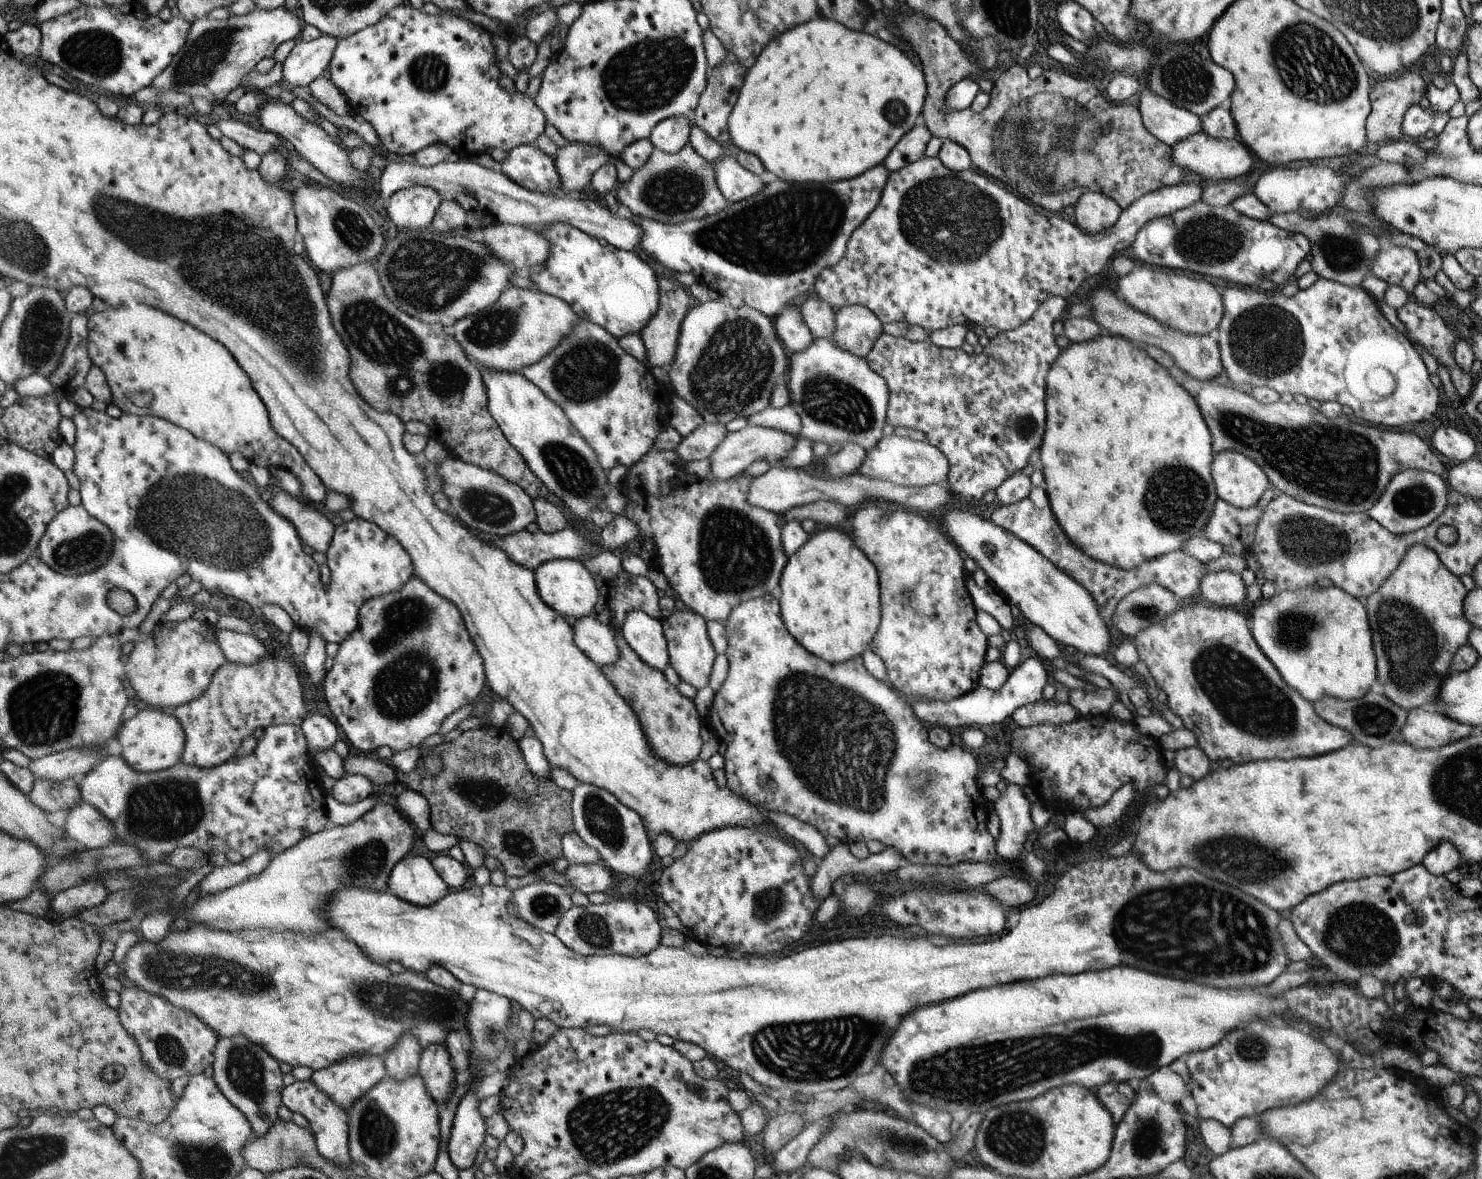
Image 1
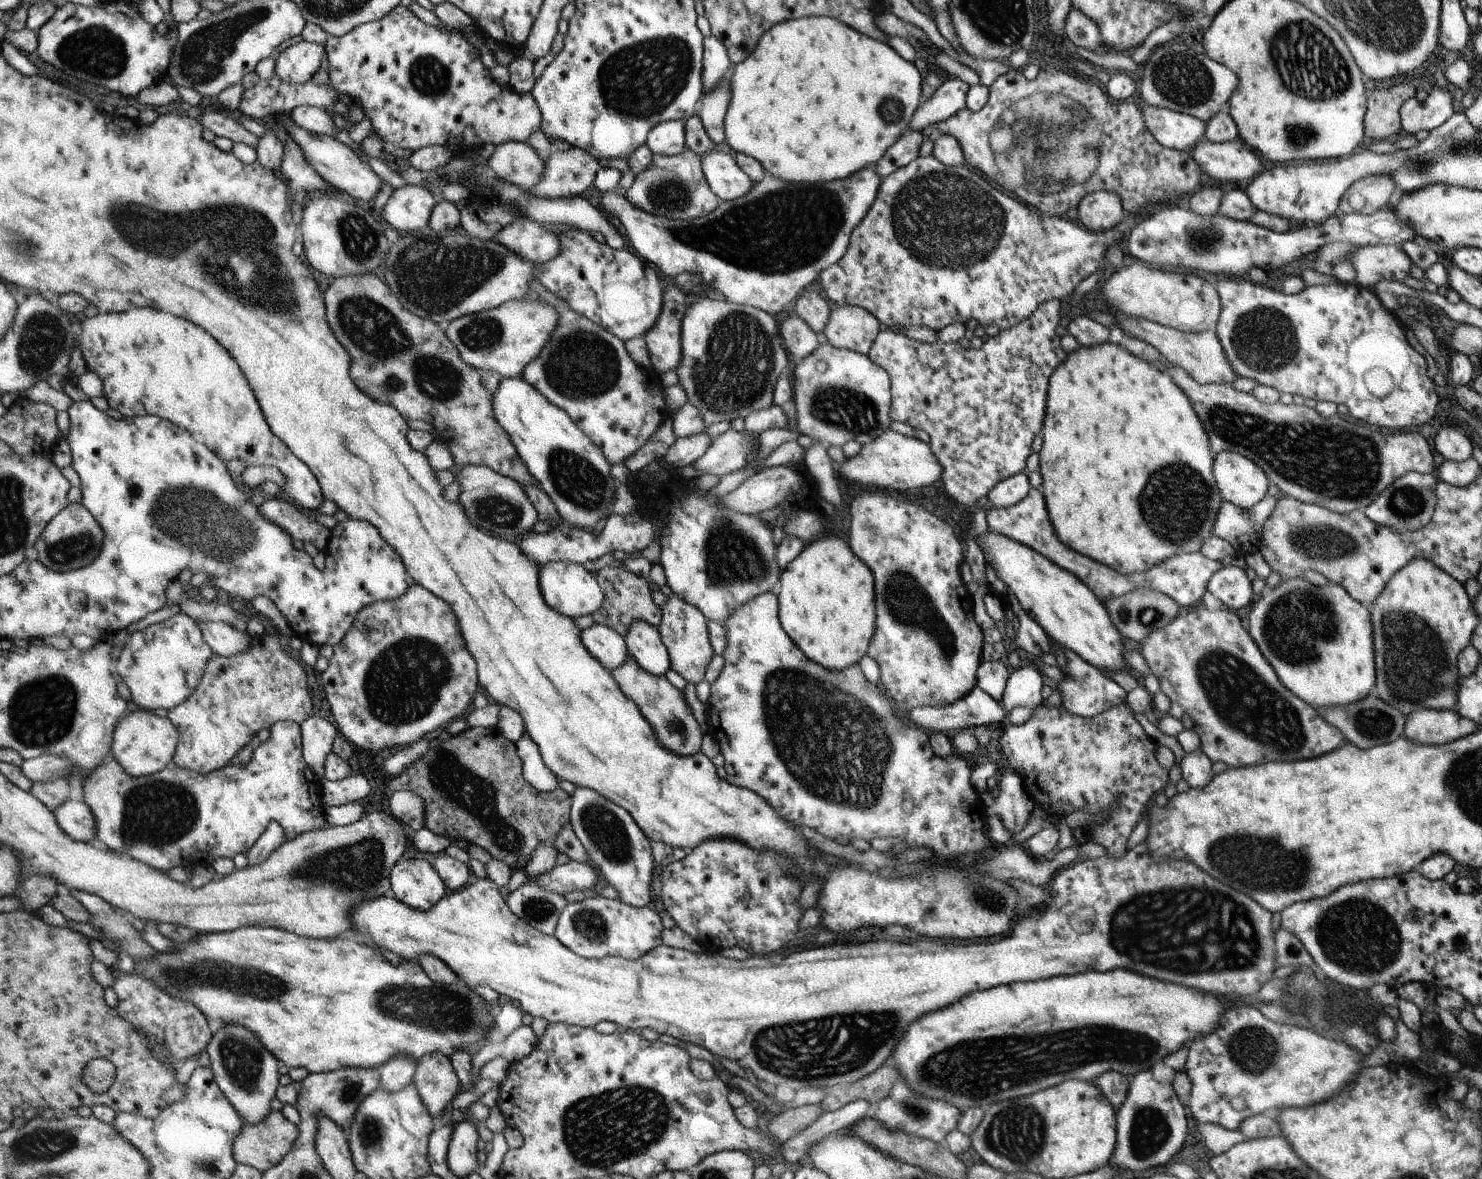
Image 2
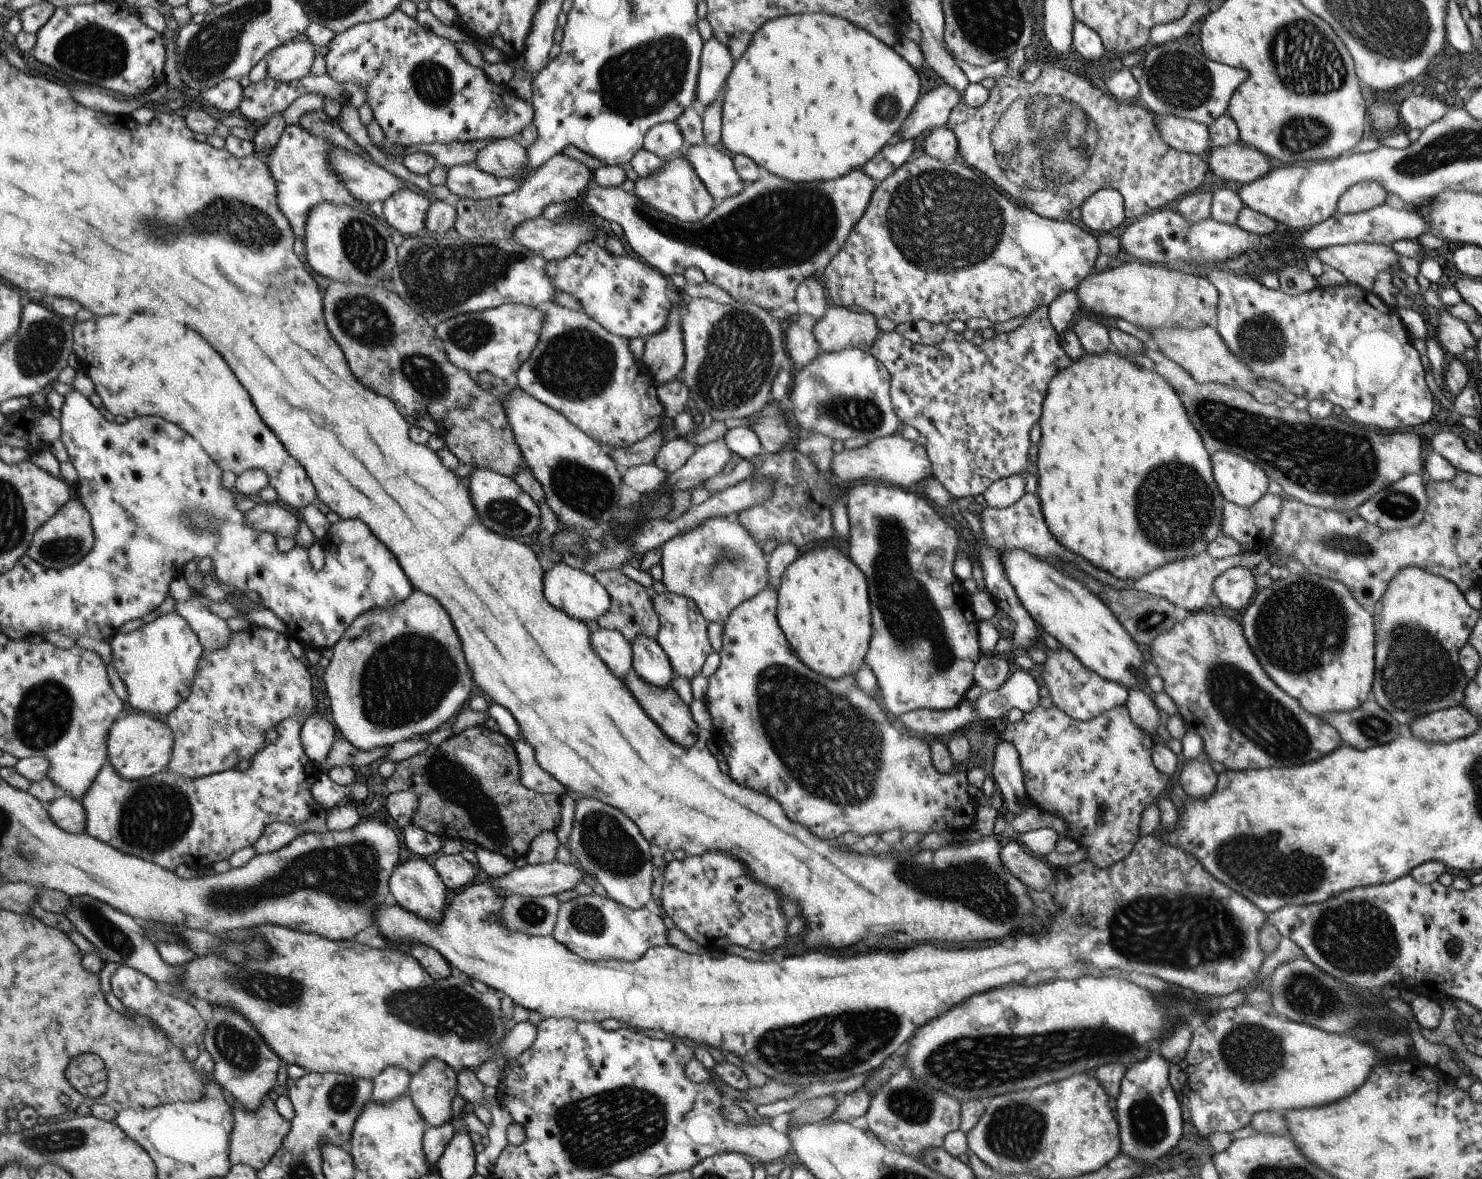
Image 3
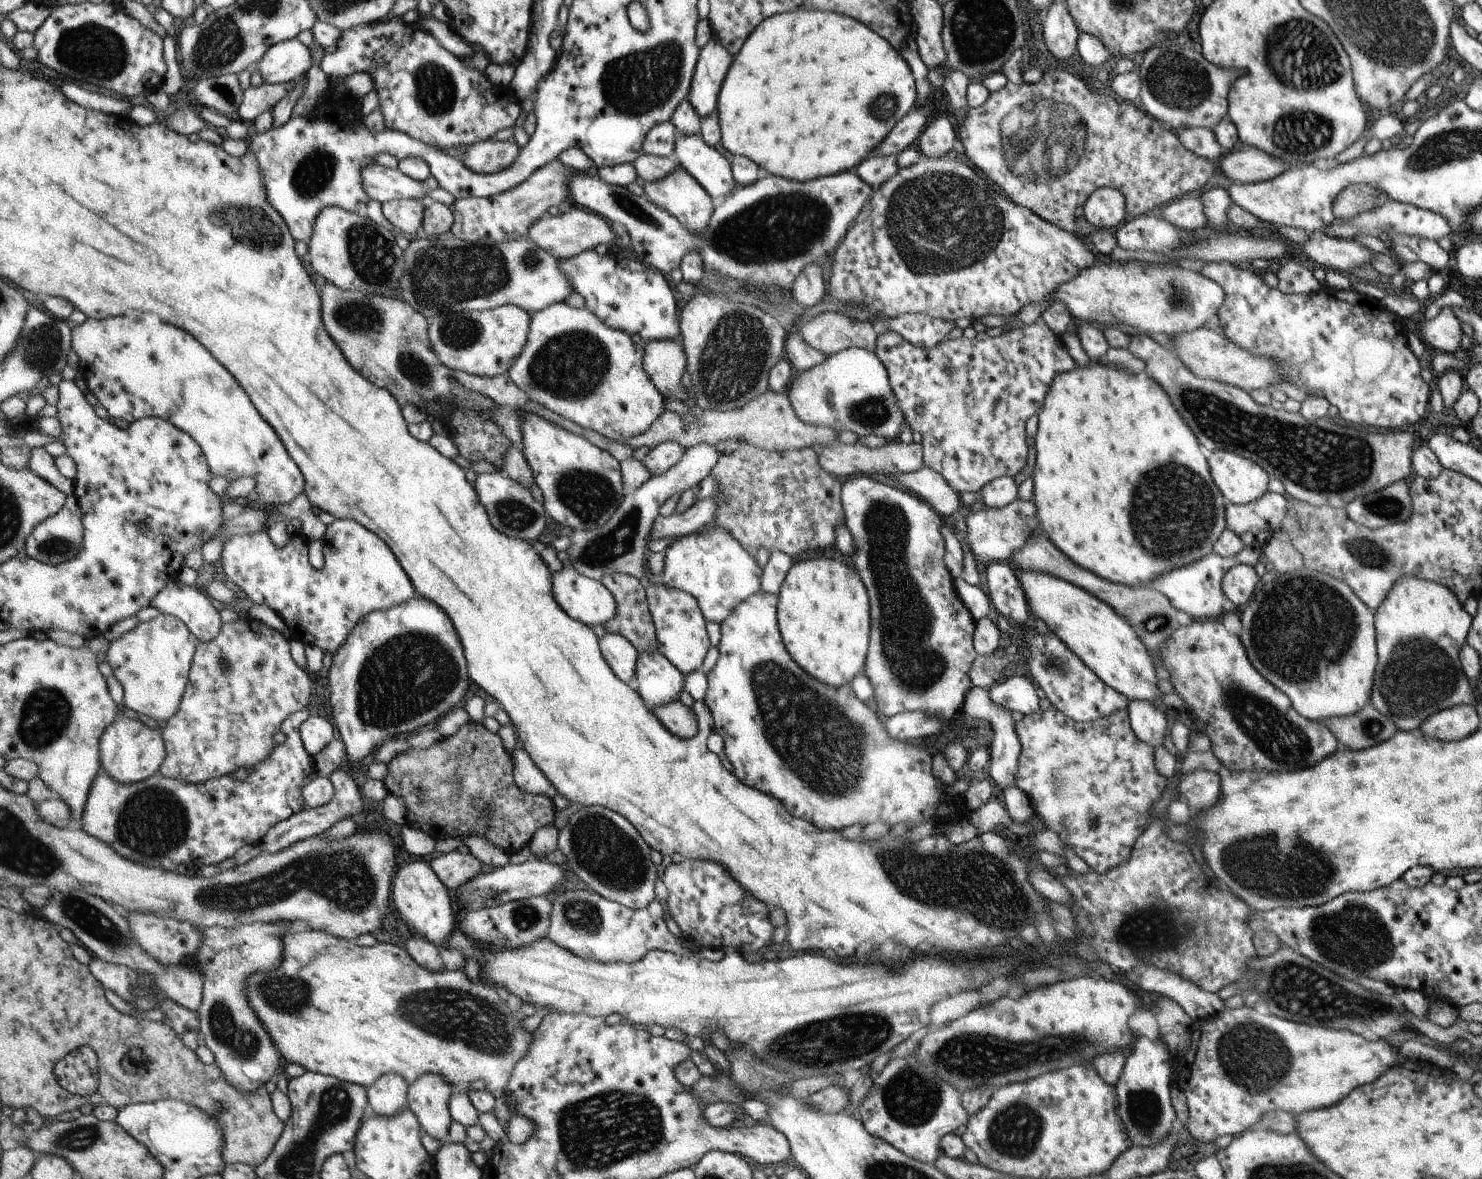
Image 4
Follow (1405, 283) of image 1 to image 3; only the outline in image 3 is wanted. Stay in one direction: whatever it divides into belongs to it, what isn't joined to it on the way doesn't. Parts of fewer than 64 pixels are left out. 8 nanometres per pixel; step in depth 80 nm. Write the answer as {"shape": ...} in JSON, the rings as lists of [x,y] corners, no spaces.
{"shape":[[[1352,243],[1332,245],[1314,252],[1325,267],[1342,272],[1344,279],[1354,286],[1361,286],[1372,292],[1373,282],[1380,272],[1396,275],[1400,266],[1400,257],[1390,247],[1378,243]]]}

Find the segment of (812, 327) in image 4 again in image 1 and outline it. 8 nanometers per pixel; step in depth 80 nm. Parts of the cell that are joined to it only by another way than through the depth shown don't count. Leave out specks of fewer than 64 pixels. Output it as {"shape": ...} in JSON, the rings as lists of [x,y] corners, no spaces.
{"shape":[[[852,305],[835,311],[837,328],[832,340],[840,348],[864,358],[876,346],[878,338],[885,334],[882,327],[883,322],[871,309],[864,305]]]}

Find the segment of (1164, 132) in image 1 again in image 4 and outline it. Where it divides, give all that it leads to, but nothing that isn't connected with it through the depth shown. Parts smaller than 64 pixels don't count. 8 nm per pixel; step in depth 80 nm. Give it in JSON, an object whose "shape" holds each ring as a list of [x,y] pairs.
{"shape":[[[1182,127],[1177,130],[1176,136],[1182,146],[1199,157],[1214,162],[1222,156],[1224,150],[1218,144],[1212,130],[1202,127]]]}

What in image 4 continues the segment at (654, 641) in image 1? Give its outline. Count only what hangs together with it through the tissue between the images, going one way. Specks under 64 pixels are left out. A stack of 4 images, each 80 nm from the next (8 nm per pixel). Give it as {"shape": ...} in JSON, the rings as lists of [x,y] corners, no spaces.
{"shape":[[[658,649],[642,651],[637,655],[634,685],[648,708],[679,700],[684,674]]]}

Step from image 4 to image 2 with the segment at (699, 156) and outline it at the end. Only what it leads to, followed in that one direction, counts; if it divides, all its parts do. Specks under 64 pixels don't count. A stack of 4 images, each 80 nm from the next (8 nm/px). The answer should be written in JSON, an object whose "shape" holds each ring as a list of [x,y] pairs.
{"shape":[[[712,150],[700,156],[703,172],[720,201],[741,199],[754,188],[754,180],[730,154]]]}

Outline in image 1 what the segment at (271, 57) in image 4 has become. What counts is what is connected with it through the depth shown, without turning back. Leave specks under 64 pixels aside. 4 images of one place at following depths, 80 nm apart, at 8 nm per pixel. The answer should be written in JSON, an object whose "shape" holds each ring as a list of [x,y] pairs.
{"shape":[[[323,34],[313,41],[296,43],[282,64],[283,81],[290,87],[307,87],[316,80],[336,54],[338,38]]]}

